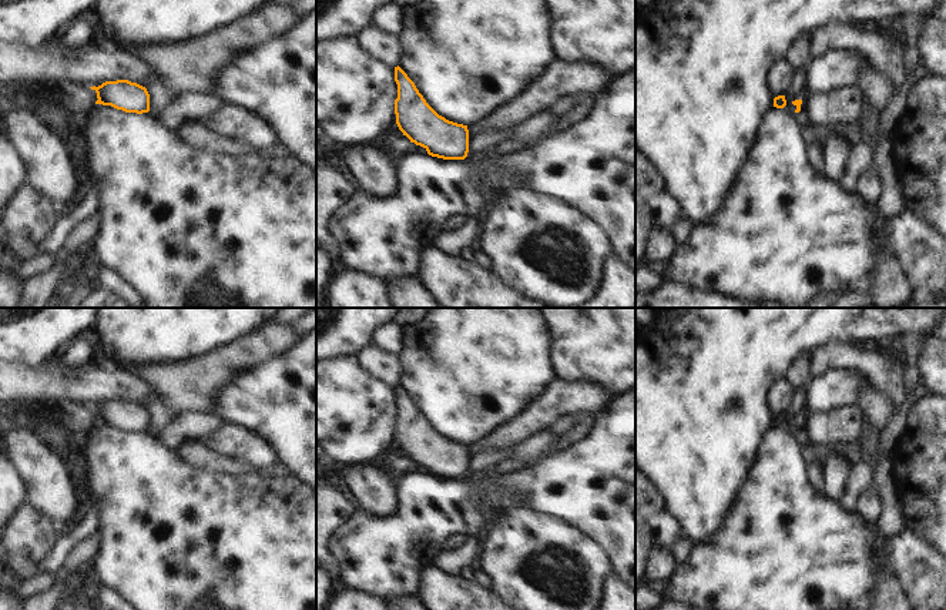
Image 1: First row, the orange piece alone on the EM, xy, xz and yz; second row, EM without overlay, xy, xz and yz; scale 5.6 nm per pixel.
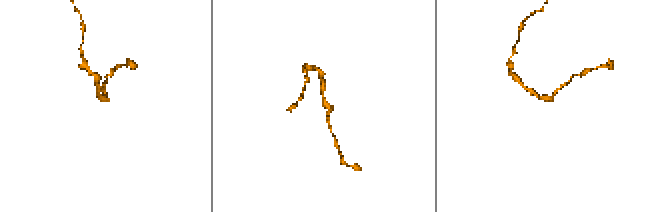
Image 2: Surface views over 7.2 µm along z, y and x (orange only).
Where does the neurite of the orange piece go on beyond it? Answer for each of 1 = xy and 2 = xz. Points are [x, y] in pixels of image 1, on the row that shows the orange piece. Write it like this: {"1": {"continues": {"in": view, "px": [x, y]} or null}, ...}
{"1": {"continues": null}, "2": {"continues": null}}

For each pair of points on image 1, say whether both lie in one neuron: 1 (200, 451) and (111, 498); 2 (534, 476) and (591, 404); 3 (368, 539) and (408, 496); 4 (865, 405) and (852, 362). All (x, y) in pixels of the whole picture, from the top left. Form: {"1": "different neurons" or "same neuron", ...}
{"1": "different neurons", "2": "different neurons", "3": "same neuron", "4": "different neurons"}

